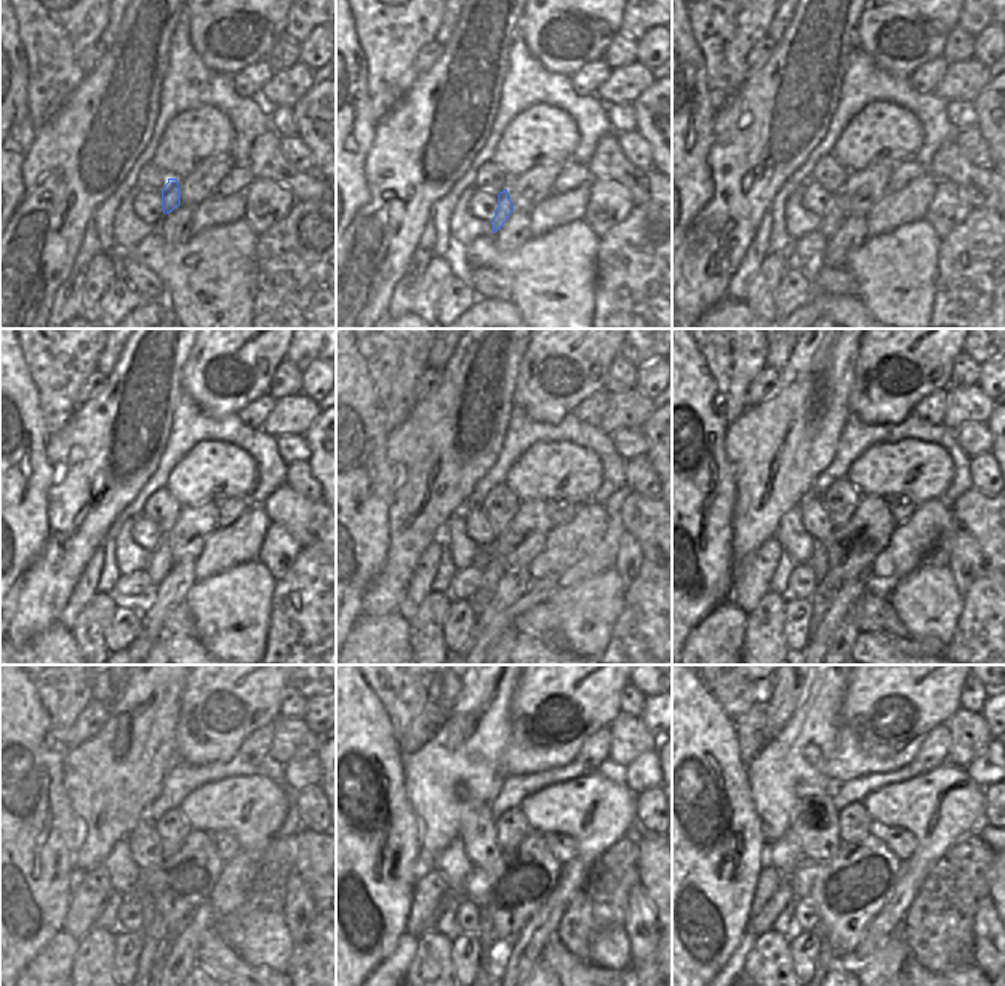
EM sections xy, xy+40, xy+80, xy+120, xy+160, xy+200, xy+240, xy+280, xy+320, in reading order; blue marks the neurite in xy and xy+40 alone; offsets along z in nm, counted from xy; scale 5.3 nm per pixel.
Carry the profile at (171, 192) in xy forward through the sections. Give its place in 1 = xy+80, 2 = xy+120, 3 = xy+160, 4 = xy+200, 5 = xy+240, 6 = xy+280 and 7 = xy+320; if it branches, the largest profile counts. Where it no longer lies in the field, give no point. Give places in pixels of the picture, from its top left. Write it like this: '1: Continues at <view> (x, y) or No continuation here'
1: Continues at xy+80 (836, 213)
2: Continues at xy+120 (161, 562)
3: Continues at xy+160 (489, 563)
4: Continues at xy+200 (828, 583)
5: Continues at xy+240 (155, 940)
6: Continues at xy+280 (491, 947)
7: Continues at xy+320 (834, 962)

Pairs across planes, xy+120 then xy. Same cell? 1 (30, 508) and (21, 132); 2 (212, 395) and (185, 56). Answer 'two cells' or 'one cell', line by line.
1: one cell
2: two cells

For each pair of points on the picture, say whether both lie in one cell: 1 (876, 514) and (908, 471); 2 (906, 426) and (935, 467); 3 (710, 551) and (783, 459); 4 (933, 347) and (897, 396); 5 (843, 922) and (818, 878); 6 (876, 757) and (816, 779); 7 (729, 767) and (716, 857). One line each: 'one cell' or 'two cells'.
1: two cells
2: two cells
3: two cells
4: one cell
5: one cell
6: two cells
7: one cell

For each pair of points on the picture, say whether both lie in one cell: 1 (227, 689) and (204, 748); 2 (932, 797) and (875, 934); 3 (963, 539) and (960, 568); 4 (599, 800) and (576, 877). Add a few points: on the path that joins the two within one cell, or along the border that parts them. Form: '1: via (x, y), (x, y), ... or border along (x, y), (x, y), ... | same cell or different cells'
1: via (222, 704), (210, 733) | same cell
2: via (924, 832), (924, 857), (912, 872), (900, 899) | same cell
3: via (963, 547), (963, 560) | same cell
4: via (596, 820), (585, 857) | same cell

